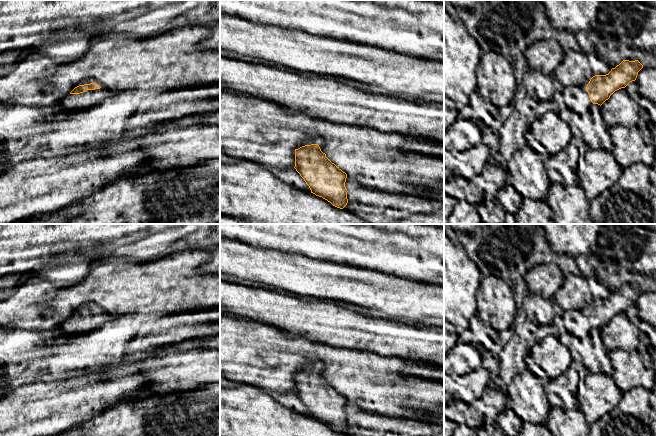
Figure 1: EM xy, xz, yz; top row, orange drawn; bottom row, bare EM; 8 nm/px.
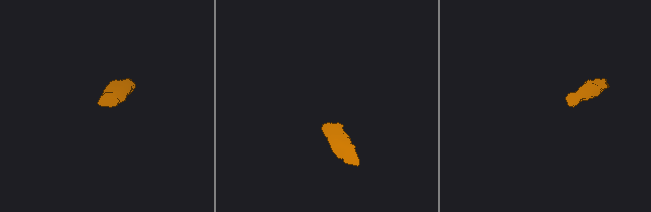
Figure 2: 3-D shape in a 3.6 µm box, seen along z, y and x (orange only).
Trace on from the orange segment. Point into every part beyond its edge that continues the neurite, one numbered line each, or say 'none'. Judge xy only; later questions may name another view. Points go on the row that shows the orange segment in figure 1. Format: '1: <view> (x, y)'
1: xy (78, 103)

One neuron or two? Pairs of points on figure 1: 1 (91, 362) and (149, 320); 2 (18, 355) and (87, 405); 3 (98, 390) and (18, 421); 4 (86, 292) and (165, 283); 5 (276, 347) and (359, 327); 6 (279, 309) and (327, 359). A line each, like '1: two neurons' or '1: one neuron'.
1: one neuron
2: two neurons
3: one neuron
4: one neuron
5: two neurons
6: two neurons

